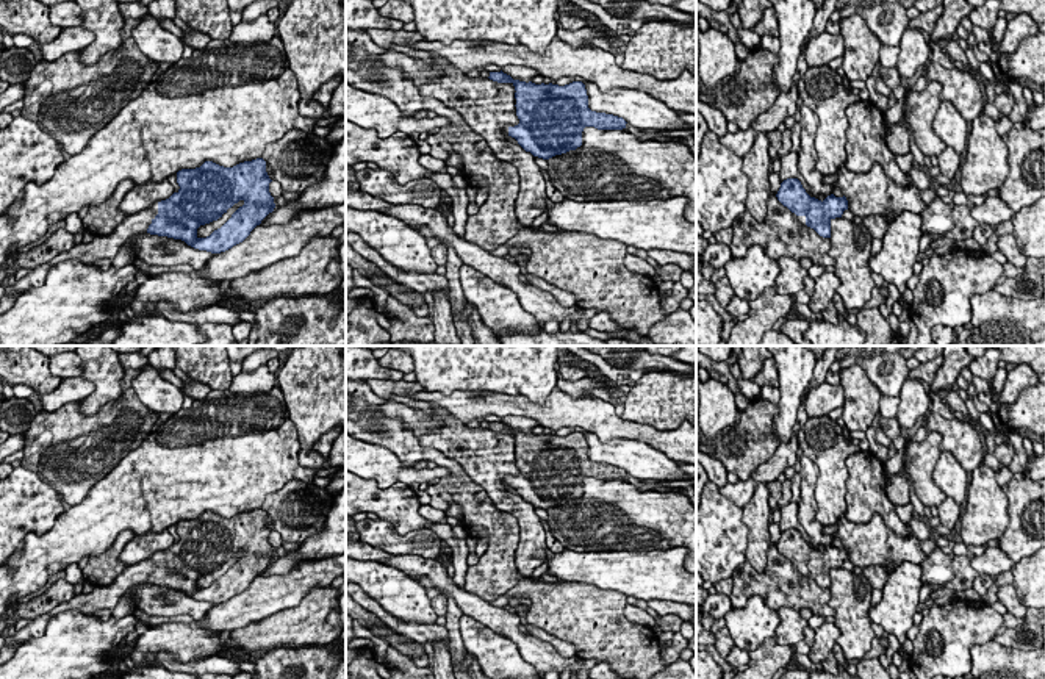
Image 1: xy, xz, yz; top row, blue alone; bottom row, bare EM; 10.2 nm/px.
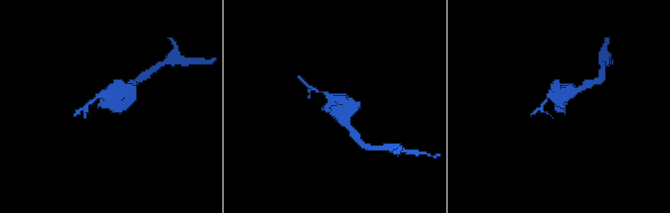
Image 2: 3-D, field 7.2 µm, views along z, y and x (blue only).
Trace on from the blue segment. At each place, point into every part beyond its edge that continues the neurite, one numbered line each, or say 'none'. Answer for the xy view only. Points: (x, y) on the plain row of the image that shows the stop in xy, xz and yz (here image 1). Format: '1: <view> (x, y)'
1: xy (107, 596)

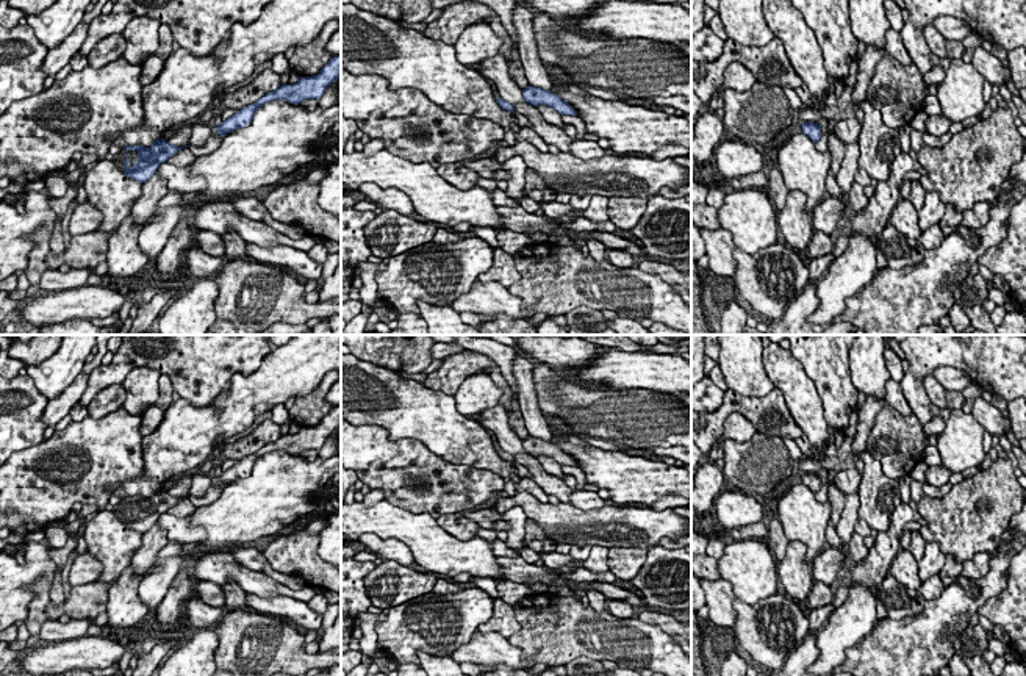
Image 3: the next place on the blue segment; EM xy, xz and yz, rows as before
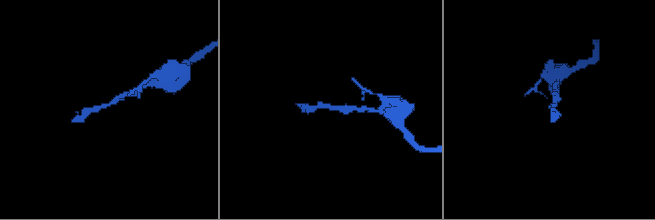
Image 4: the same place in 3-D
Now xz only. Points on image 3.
none

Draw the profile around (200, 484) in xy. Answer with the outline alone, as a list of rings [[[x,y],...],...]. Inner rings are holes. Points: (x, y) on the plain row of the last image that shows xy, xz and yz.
[[[196,474],[191,476],[191,479],[192,479],[192,485],[189,490],[191,498],[203,496],[211,487],[211,476]]]

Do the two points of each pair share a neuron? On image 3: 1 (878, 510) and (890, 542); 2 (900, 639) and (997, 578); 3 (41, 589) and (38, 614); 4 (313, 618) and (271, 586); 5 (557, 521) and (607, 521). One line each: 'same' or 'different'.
1: different
2: same
3: same
4: different
5: same

